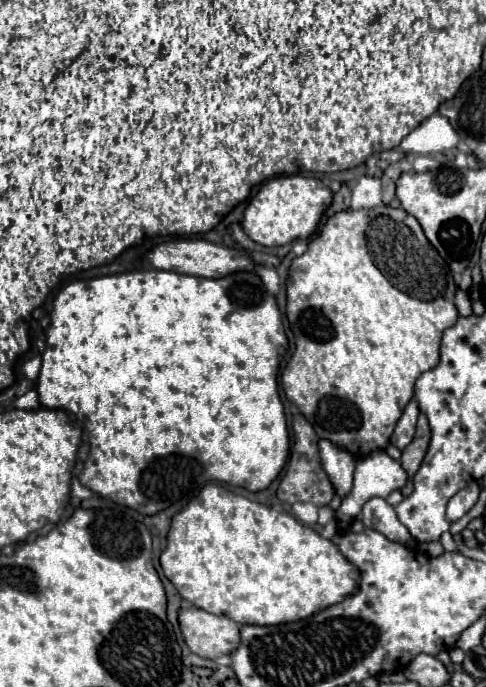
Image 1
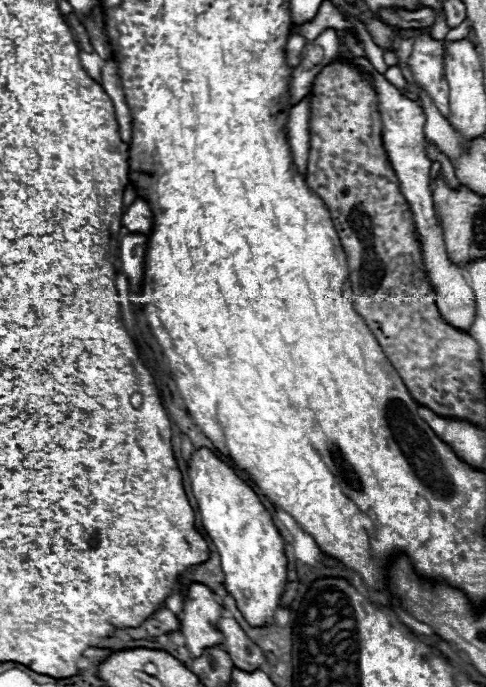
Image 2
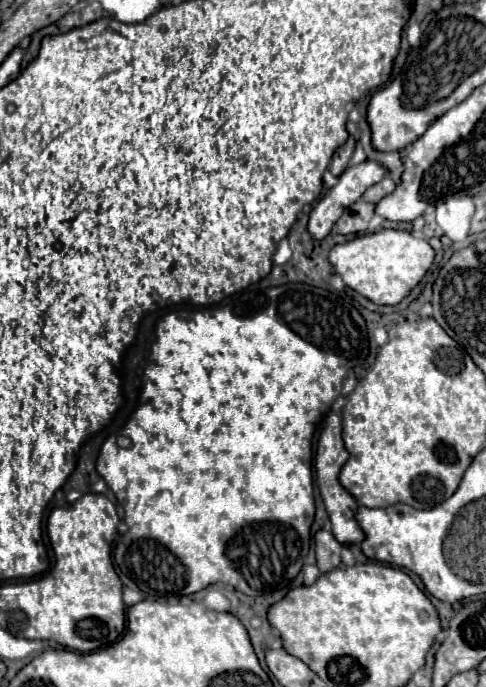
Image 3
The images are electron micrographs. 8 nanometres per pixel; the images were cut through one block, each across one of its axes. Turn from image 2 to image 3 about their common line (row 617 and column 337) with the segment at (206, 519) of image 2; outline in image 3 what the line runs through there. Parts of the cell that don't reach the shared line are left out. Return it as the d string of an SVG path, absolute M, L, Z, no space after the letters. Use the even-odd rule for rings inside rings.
M384 228L372 234L360 234L330 250L330 264L342 276L344 284L374 304L398 304L426 274L434 262L434 250L426 240L406 230Z

